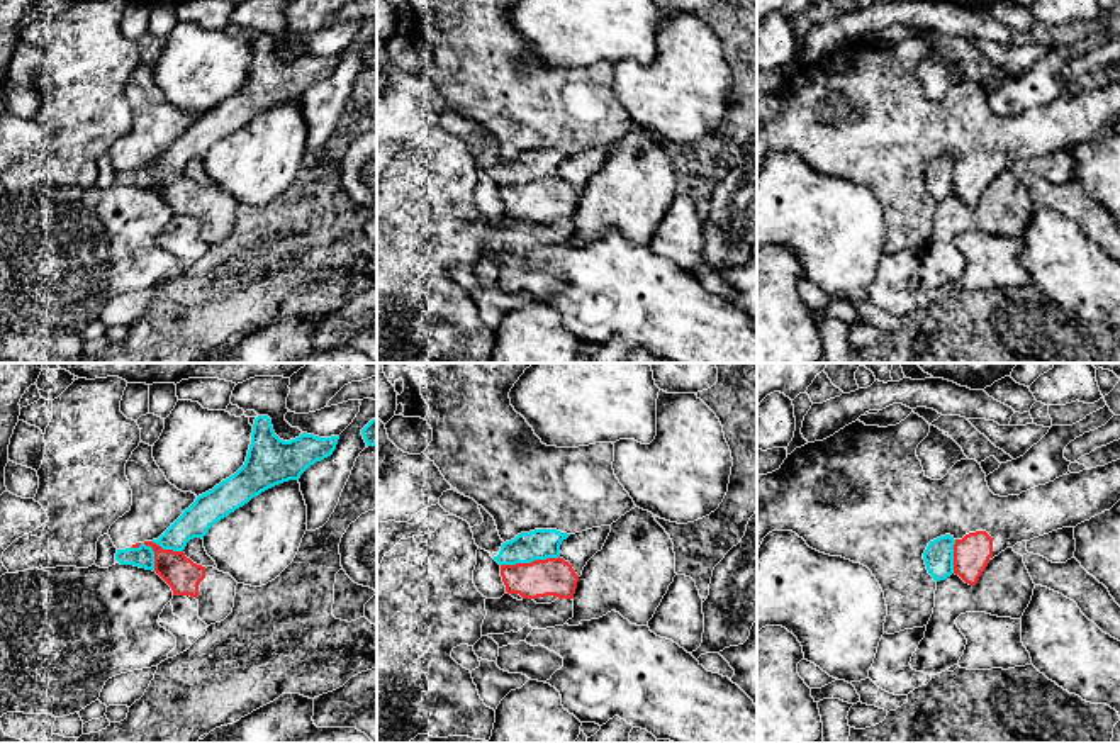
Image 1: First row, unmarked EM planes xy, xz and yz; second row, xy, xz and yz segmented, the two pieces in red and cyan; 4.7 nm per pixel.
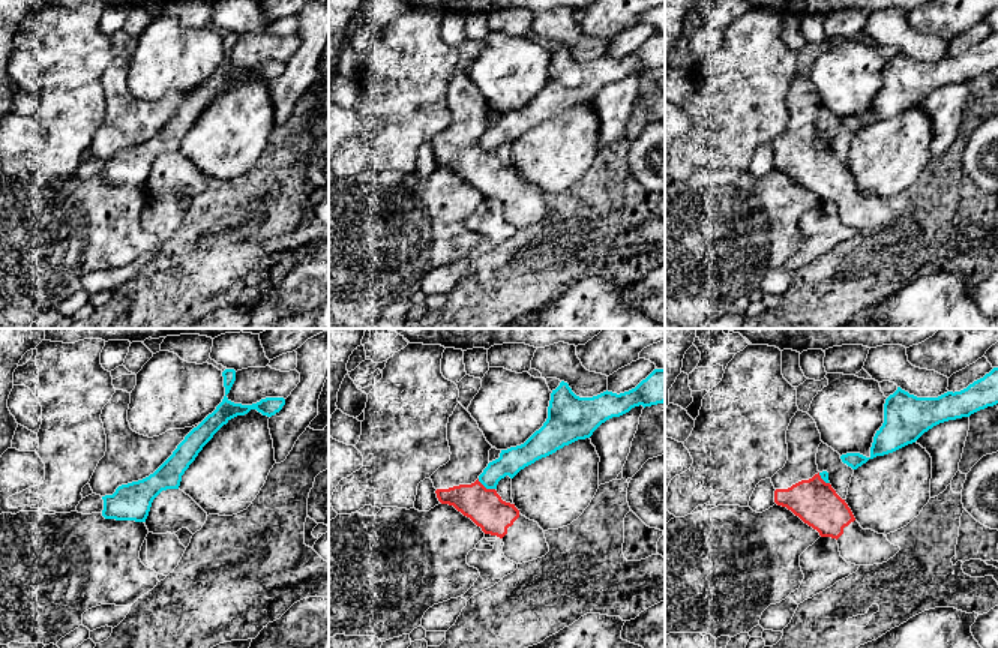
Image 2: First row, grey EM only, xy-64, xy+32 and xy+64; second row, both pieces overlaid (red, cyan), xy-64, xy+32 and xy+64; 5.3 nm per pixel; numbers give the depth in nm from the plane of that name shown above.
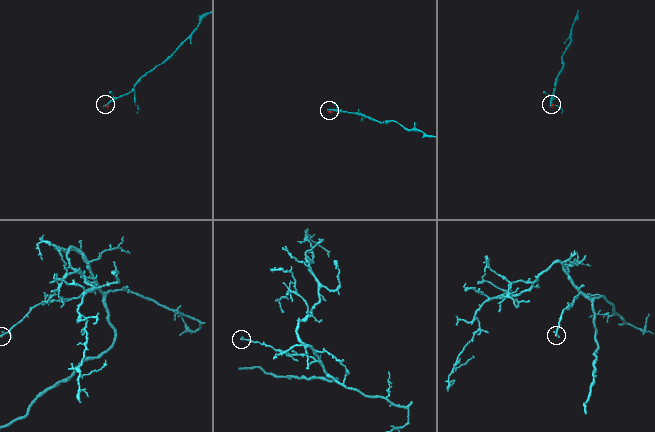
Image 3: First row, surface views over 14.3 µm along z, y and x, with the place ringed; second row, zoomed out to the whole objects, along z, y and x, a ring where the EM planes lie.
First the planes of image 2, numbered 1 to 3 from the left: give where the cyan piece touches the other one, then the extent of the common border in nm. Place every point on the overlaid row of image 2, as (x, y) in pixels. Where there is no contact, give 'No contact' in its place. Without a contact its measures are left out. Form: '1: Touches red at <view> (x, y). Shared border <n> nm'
1: No contact
2: Touches red at xy+32 (485, 488). Shared border 110 nm
3: Touches red at xy+64 (821, 479). Shared border 90 nm

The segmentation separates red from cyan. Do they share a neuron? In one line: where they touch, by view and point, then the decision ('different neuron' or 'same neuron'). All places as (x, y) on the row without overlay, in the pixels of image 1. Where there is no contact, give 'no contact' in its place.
xz (532, 182) | different neuron

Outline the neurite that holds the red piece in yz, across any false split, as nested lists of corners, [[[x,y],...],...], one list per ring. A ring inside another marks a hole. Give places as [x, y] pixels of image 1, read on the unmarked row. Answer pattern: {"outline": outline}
{"outline": [[[911,32],[896,46],[879,47],[855,41],[823,61],[796,68],[779,90],[757,95],[757,170],[769,153],[792,151],[820,173],[867,187],[884,212],[888,226],[884,253],[894,254],[927,246],[933,234],[937,202],[923,180],[930,161],[950,154],[955,159],[954,193],[966,204],[976,205],[988,183],[1006,168],[1062,148],[1076,148],[1110,131],[1120,120],[1120,80],[1062,95],[1054,102],[1008,117],[994,115],[981,85],[969,78],[957,81],[942,100],[932,100],[916,76],[916,68],[928,53],[930,44]]]}

